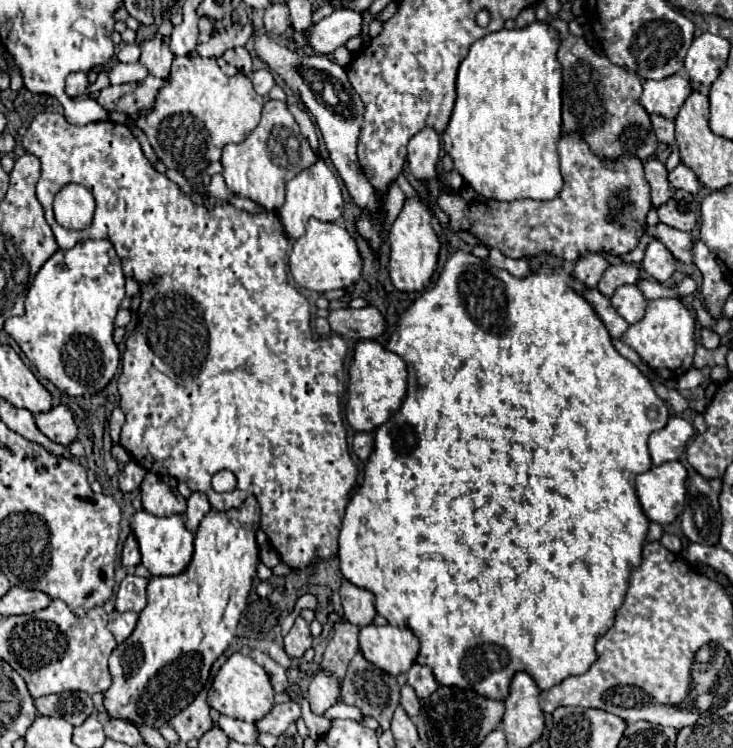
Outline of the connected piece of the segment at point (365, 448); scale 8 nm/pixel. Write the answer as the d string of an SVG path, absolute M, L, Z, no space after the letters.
M358 432L354 436L354 454L360 460L366 460L374 448L374 434L372 432Z

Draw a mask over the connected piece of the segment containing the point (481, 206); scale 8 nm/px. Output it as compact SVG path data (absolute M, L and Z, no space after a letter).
M562 134L558 142L560 168L564 178L562 192L548 202L536 200L516 200L516 202L496 202L496 200L472 200L468 204L468 188L460 192L446 190L438 198L438 206L450 216L450 230L468 230L478 240L488 246L496 246L508 258L530 258L540 254L554 254L564 260L578 260L586 252L606 252L612 256L626 254L634 250L646 228L646 214L652 208L650 186L644 178L644 166L638 158L624 160L600 160L588 144L578 134Z

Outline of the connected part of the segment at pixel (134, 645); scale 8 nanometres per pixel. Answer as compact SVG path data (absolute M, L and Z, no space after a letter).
M254 496L246 498L240 508L220 512L216 508L202 520L196 542L194 558L190 566L178 576L156 576L148 584L148 604L140 612L136 630L118 644L108 660L112 686L104 692L104 708L110 718L124 720L130 724L146 724L158 728L168 724L178 712L182 712L204 688L212 664L228 650L234 638L242 610L246 608L246 598L256 578L258 546L256 530L260 522L260 510Z

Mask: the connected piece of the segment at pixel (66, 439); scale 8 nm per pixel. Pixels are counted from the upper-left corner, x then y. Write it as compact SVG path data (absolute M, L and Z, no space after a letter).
M56 404L52 410L36 414L34 420L42 434L46 434L50 440L64 444L64 446L70 446L70 442L78 434L74 416L72 416L70 408L66 408L64 404Z

